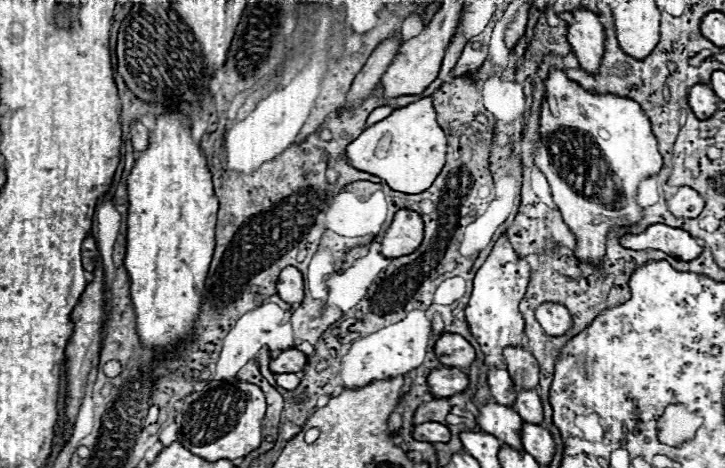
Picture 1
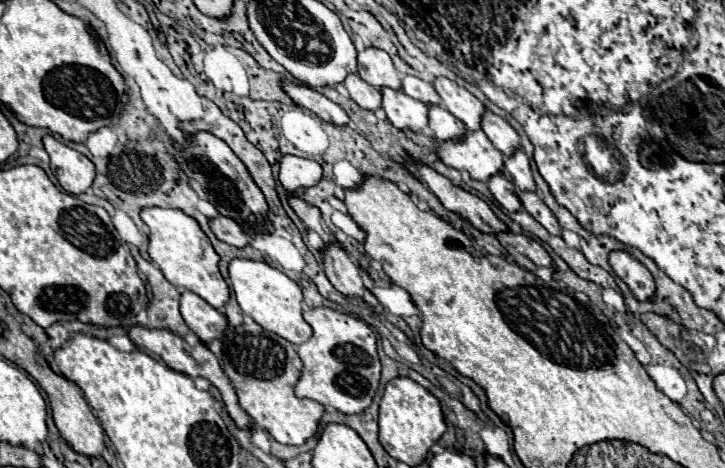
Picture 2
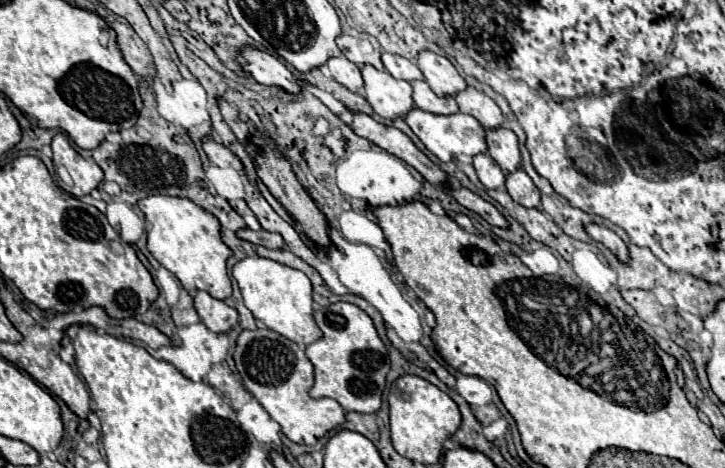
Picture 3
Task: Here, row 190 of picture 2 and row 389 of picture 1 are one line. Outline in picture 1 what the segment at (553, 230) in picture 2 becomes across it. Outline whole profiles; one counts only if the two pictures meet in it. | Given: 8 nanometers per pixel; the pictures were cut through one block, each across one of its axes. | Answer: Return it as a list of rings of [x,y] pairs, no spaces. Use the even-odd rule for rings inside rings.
[[[504,348],[504,358],[516,388],[524,388],[524,390],[538,388],[540,366],[526,348]]]

